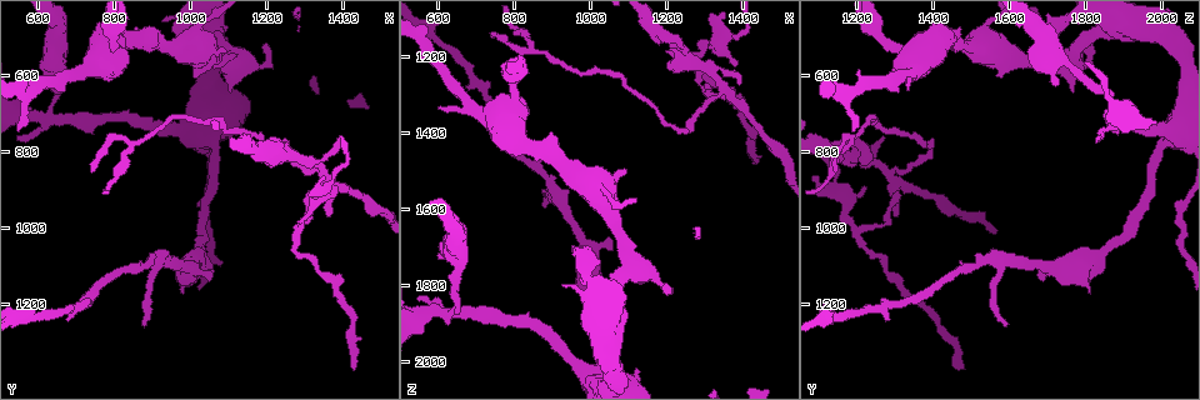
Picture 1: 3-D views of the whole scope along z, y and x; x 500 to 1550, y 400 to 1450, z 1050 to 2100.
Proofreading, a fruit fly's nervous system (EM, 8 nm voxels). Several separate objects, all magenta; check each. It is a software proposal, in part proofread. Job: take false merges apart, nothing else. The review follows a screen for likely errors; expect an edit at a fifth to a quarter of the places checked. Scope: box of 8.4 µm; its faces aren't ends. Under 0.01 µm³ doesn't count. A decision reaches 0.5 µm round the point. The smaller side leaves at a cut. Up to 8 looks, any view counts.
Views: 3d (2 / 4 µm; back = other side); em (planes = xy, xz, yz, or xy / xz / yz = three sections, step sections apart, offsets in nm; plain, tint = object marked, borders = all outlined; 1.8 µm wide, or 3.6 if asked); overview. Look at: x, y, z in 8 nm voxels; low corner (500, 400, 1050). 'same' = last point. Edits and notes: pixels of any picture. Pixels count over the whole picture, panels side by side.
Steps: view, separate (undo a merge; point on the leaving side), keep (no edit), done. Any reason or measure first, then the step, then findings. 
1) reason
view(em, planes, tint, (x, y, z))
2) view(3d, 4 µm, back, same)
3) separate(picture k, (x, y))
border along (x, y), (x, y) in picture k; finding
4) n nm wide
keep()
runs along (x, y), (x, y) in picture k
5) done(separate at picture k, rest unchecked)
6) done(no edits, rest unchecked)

arms part here
view(3d, 4 µm, (635, 710, 1875))

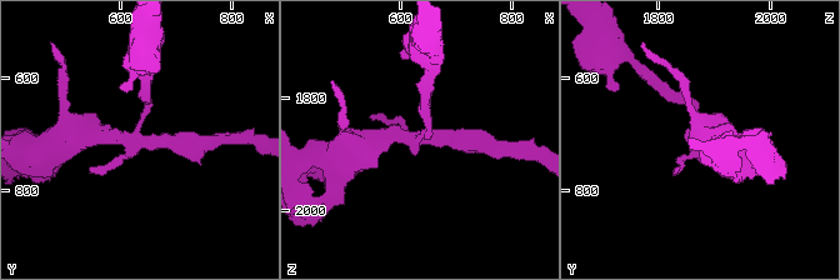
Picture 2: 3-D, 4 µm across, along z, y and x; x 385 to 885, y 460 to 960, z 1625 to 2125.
view(em, planes, plain, (645, 710, 1875))

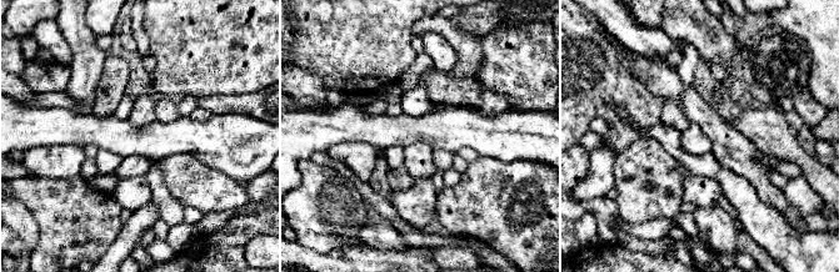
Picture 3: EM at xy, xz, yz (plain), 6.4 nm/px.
with the object marked
view(em, planes, tint, same)

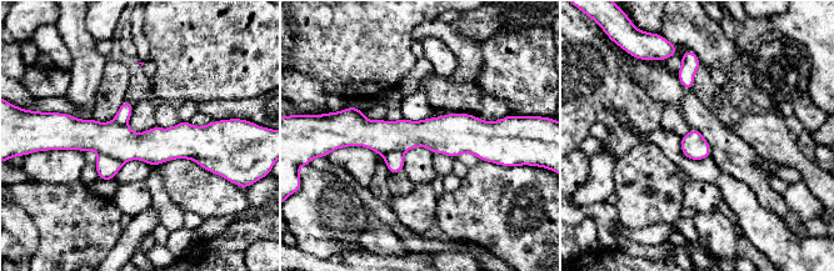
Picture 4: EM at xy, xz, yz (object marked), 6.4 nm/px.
180 nm wide
separate(picture 4, (106, 166))
border along (99, 152), (114, 156), (124, 162) in picture 4; two neurons meet here

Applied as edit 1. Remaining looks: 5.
sharp bend
view(3d, 4 µm, (1025, 485, 1535))

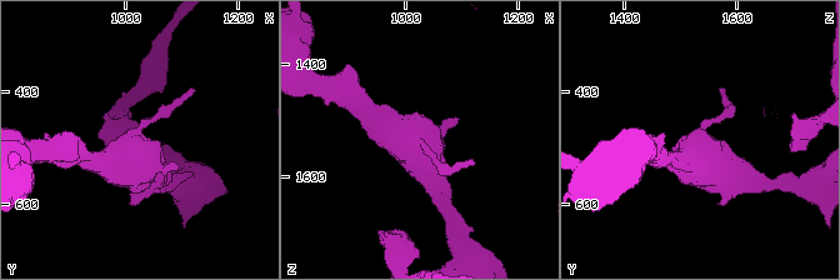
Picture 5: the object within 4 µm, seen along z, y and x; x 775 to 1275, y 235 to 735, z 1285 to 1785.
3 arms; now the EM
view(em, 3.6 µm, planes, tint, (1015, 485, 1535))

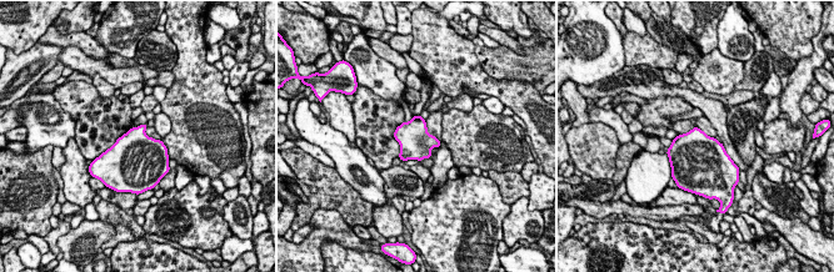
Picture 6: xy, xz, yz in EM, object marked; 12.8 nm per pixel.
keep()
continuous, no second neuron

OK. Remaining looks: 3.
four or more arms meet
view(em, xy, step 4, tint, (1350, 855, 1285))

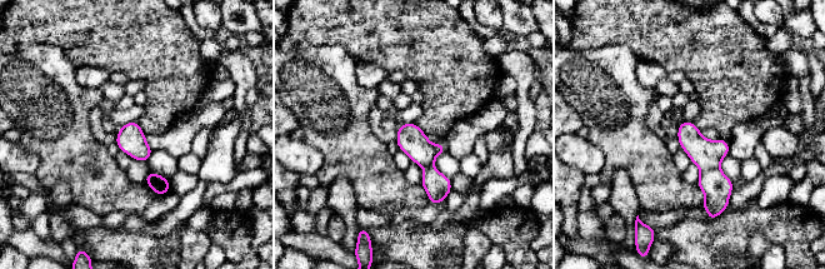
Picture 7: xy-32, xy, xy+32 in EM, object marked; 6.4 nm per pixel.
keep()
continuous, no second neuron

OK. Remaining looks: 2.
done(separate at picture 4, rest unchecked)

